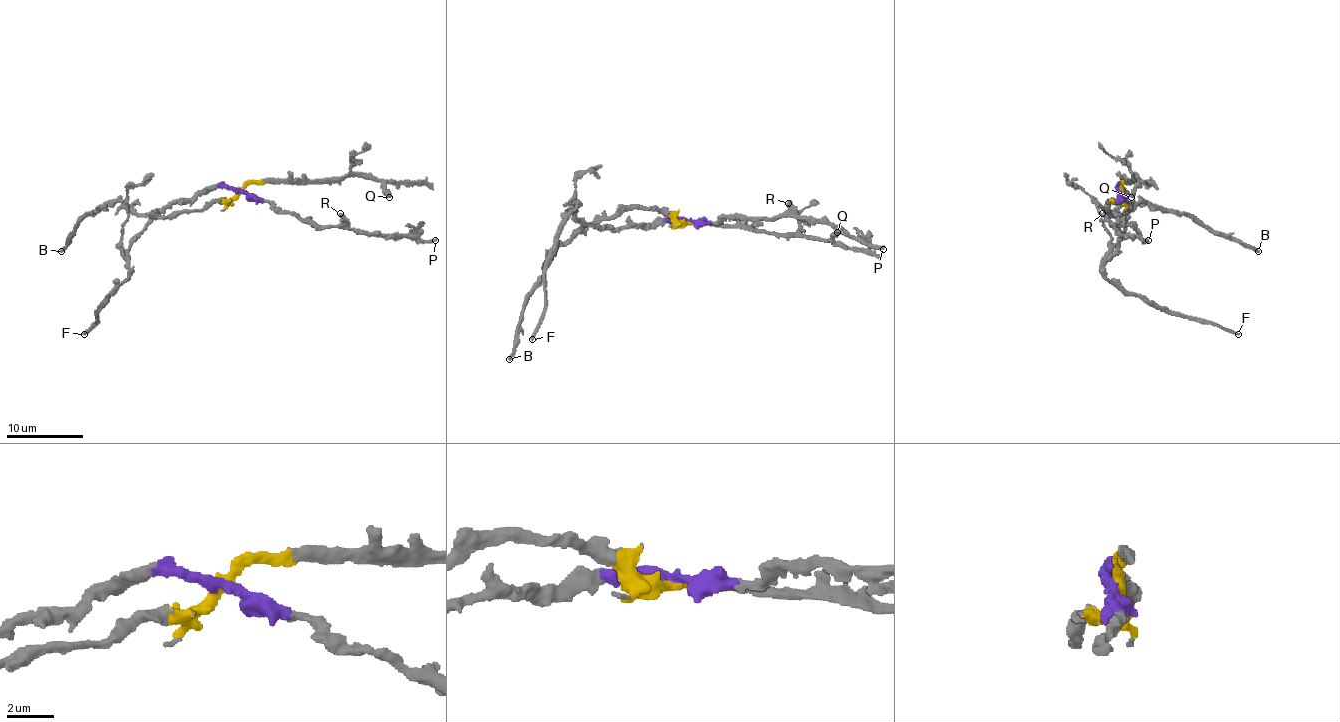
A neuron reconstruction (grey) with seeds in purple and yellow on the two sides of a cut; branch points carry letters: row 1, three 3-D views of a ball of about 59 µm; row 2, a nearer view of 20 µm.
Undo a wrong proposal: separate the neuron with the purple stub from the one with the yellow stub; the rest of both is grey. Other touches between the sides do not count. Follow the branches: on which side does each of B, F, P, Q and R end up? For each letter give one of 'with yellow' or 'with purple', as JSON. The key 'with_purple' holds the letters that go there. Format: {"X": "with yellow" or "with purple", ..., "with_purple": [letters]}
{"B": "with yellow", "F": "with purple", "P": "with purple", "Q": "with yellow", "R": "with purple", "with_purple": ["F", "P", "R"]}

